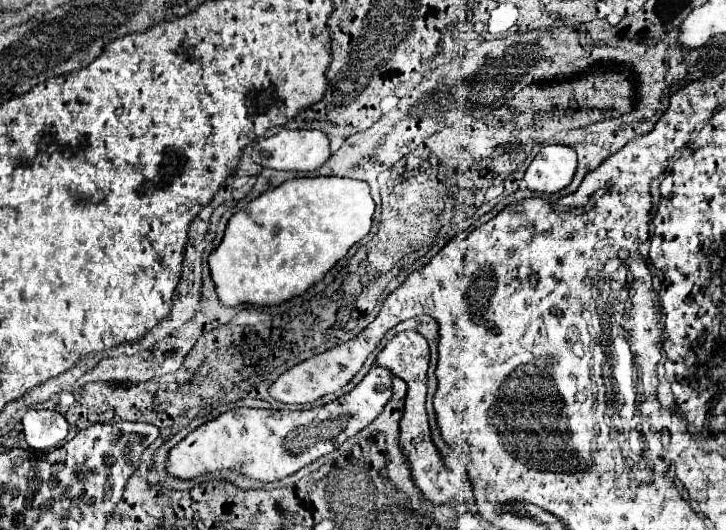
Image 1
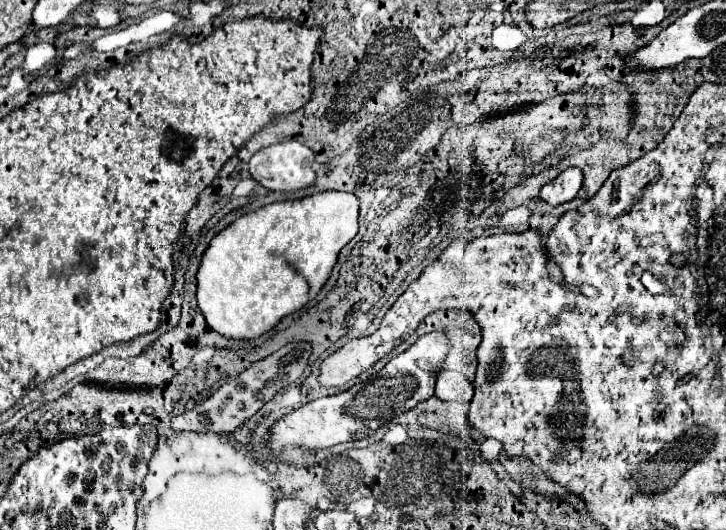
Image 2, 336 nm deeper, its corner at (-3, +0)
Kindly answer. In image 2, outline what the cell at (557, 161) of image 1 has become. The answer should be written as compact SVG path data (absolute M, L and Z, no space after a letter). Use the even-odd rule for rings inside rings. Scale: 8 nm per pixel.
M568 168L562 174L558 174L552 182L542 186L540 198L548 202L550 206L558 206L558 204L574 200L580 188L582 188L582 170Z

